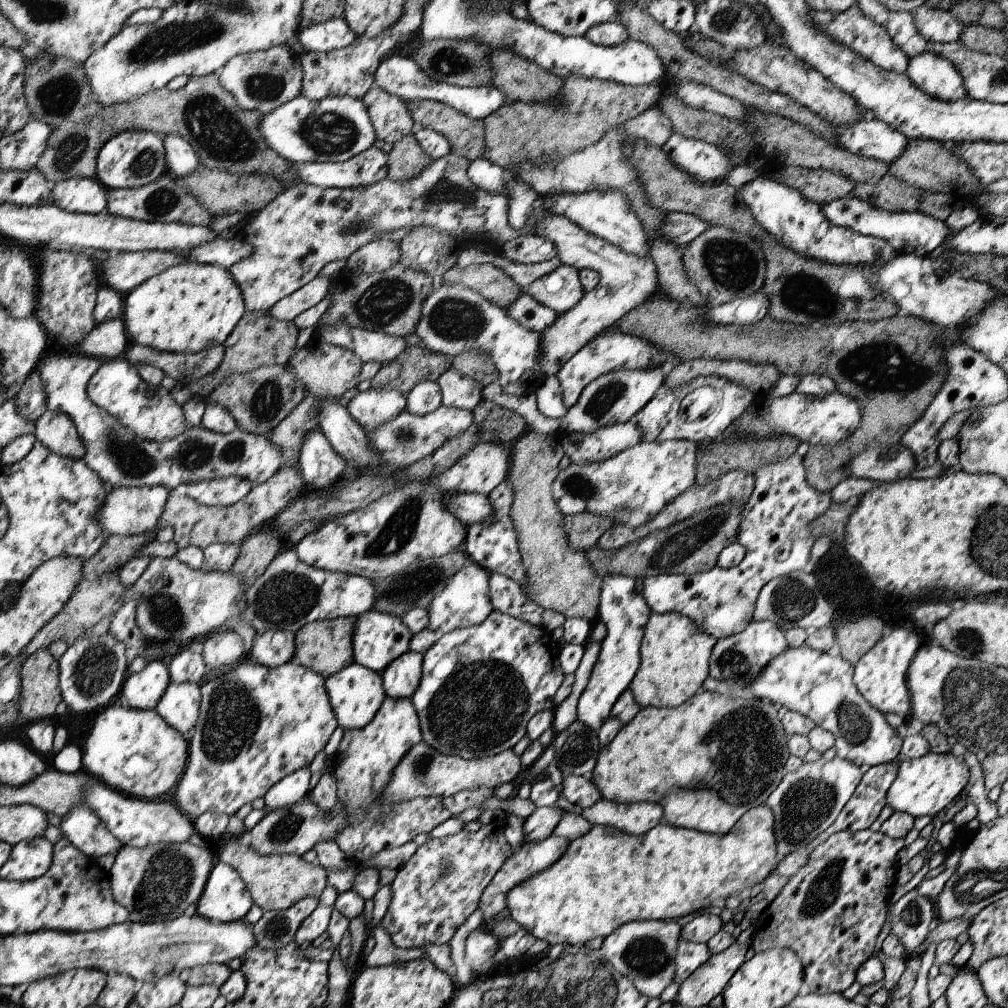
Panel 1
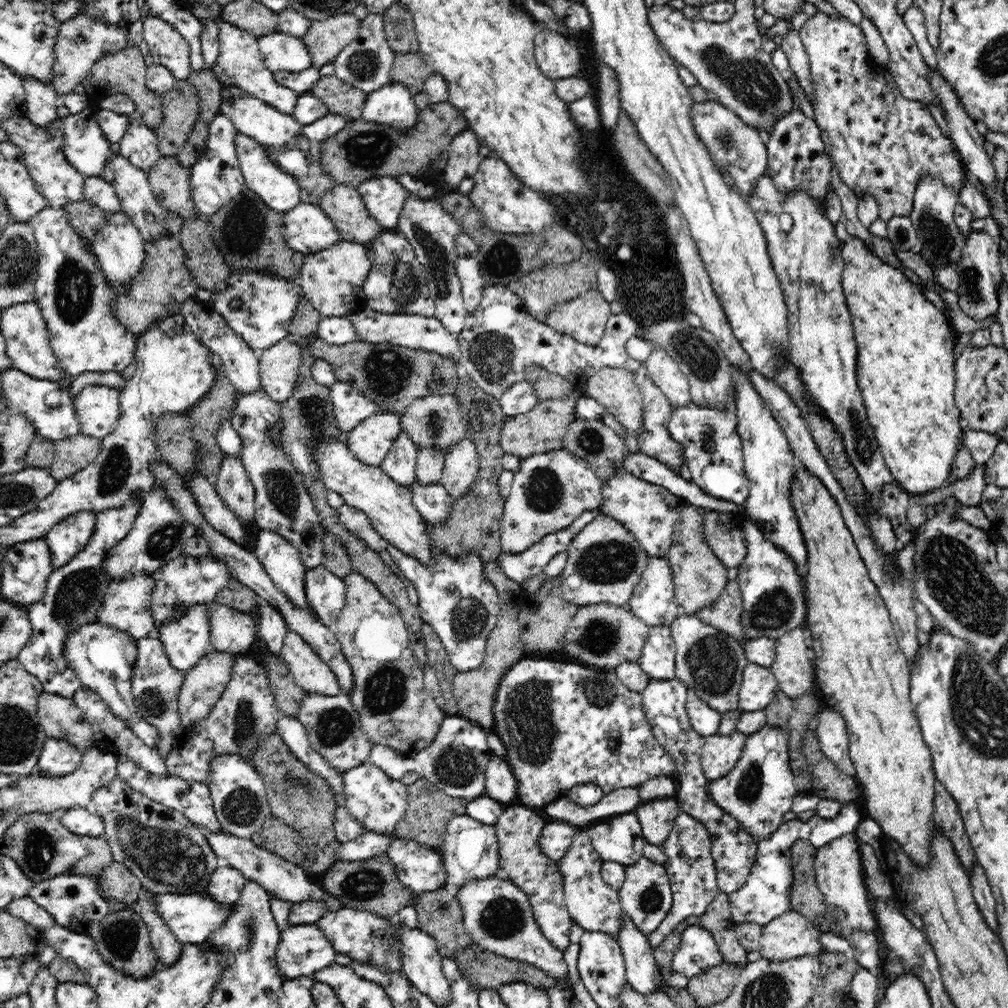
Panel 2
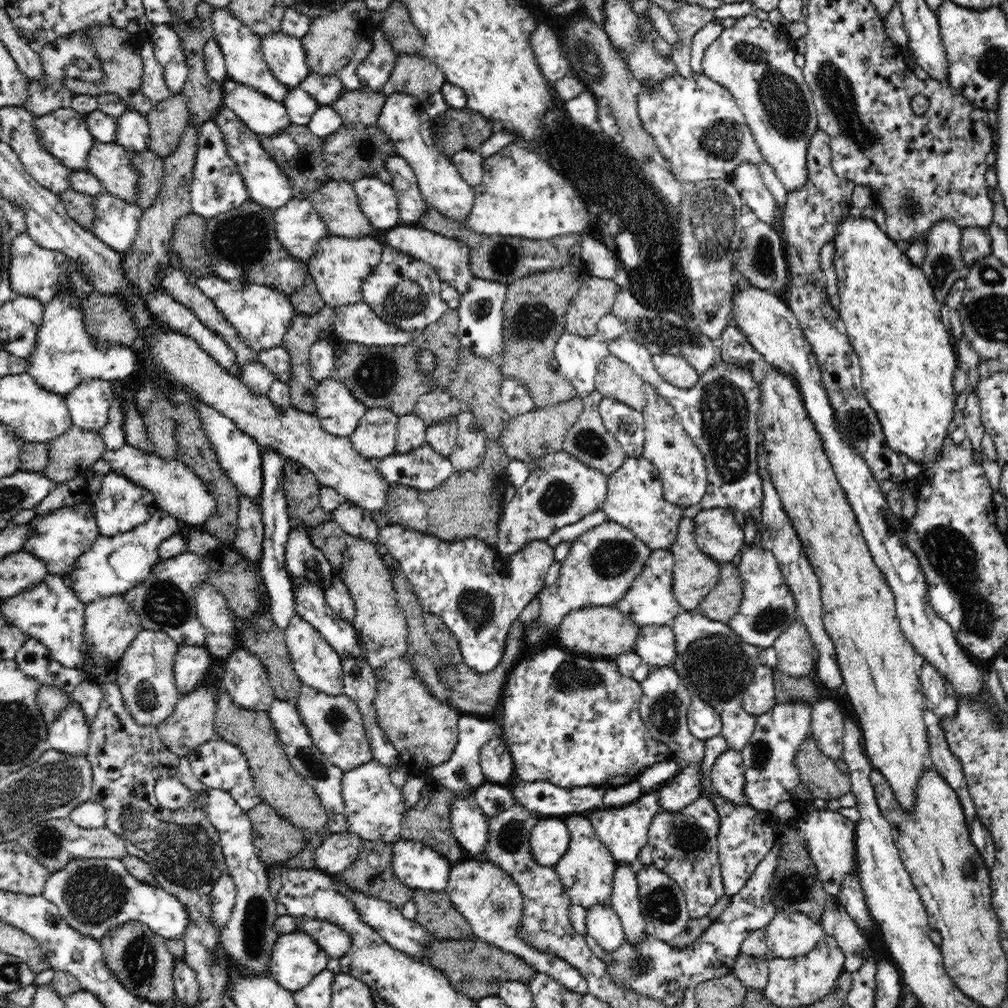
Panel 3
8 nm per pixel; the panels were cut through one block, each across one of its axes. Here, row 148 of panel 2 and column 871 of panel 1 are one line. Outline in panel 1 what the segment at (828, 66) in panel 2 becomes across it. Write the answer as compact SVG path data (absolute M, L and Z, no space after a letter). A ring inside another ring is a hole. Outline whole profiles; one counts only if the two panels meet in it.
M869 829L857 832L841 831L832 834L830 838L826 838L822 844L818 844L818 846L810 852L810 858L806 860L806 864L804 864L794 876L790 876L786 886L784 886L780 894L778 894L772 903L769 904L767 909L763 911L761 919L759 919L757 923L754 923L756 929L754 930L750 947L754 949L755 953L765 952L766 950L774 948L788 948L789 950L792 950L802 962L804 968L803 983L808 986L808 992L820 995L843 993L852 986L854 982L857 982L858 968L861 968L862 964L866 963L868 958L874 953L876 940L878 940L878 935L882 930L882 926L884 926L887 909L890 905L890 898L897 886L895 881L897 880L897 872L900 868L898 863L898 852L900 852L904 846L904 838L889 838L881 831L872 832L872 830Z

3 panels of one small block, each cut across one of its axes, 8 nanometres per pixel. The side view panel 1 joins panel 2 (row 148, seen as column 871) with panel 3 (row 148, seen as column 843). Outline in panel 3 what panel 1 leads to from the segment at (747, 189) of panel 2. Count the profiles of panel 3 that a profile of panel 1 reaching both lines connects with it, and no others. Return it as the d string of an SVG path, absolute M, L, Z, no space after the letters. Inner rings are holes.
M676 72L653 87L640 86L637 90L637 111L642 126L653 138L662 161L670 165L675 178L683 185L710 178L731 178L734 169L742 161L756 165L765 160L732 93L720 83L712 81L704 72L692 72L689 77Z

